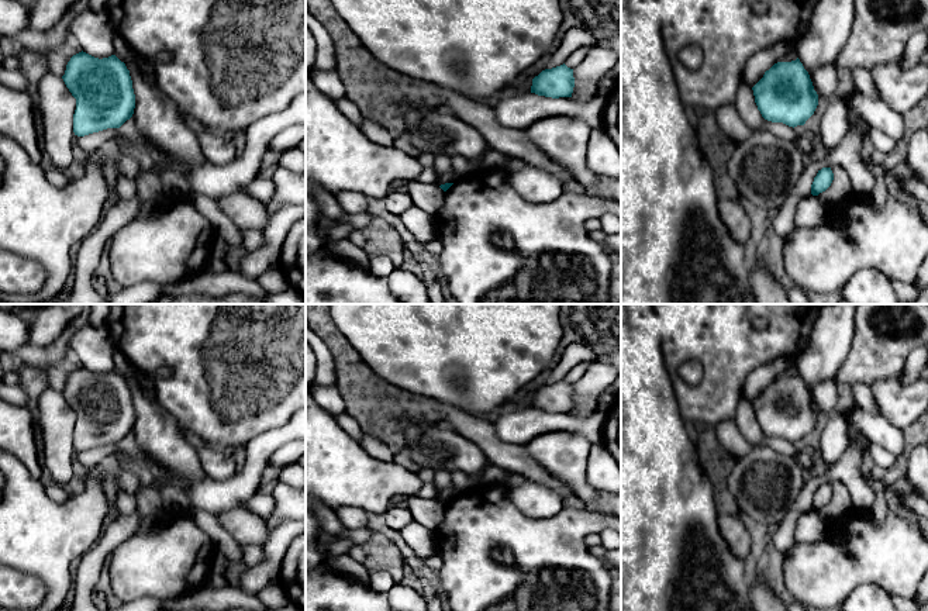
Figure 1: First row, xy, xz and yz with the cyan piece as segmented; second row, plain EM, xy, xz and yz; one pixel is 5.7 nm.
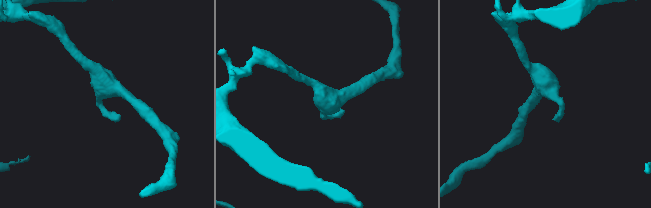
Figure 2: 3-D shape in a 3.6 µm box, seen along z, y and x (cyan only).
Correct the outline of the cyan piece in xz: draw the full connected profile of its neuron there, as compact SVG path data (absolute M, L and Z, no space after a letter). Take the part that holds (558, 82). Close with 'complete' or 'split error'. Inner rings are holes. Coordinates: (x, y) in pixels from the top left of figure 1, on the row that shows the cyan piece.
M563 63L552 69L545 69L535 76L532 79L531 93L552 99L572 97L573 87L573 69Z; complete

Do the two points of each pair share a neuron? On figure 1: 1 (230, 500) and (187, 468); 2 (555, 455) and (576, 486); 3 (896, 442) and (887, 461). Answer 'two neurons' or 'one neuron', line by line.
1: two neurons
2: one neuron
3: two neurons

